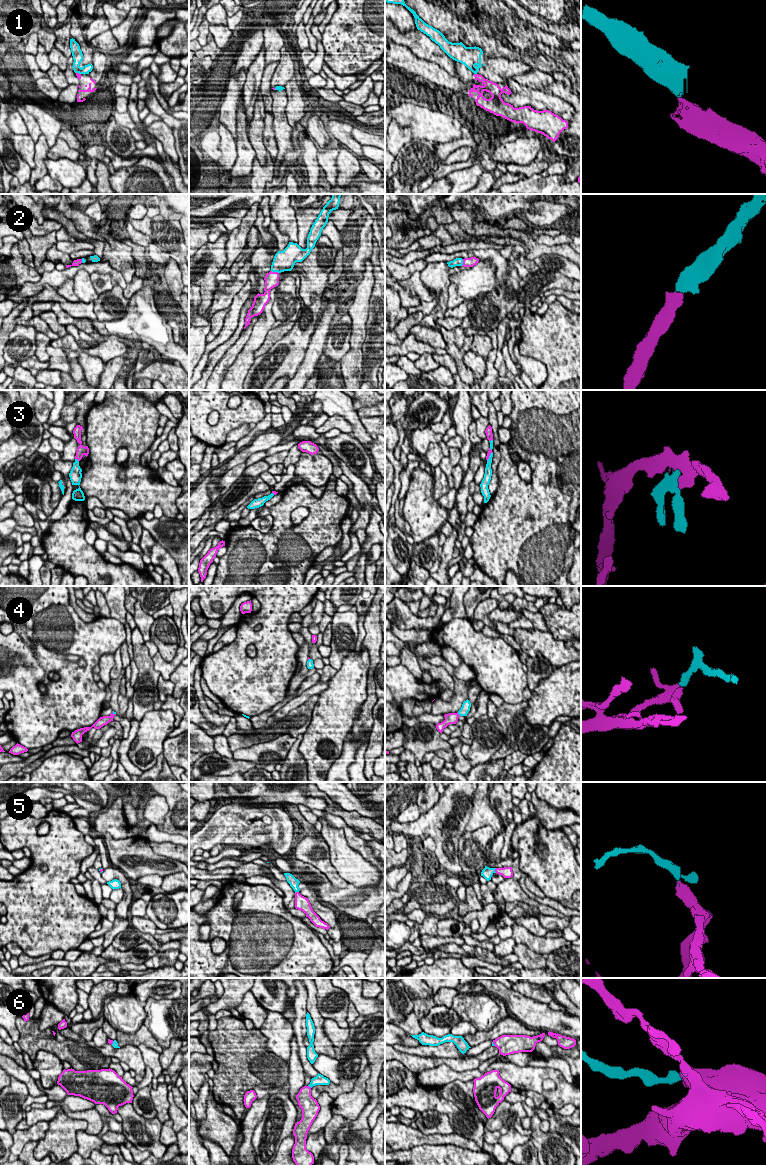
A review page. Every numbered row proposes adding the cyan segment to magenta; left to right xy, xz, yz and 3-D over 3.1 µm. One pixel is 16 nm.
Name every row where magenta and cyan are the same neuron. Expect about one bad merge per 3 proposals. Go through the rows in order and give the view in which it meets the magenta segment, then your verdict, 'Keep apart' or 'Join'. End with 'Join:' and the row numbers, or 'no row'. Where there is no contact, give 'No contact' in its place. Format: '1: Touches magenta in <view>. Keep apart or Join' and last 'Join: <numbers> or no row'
1: Touches magenta in yz. Keep apart
2: Touches magenta in xz. Join
3: Touches magenta in xy. Join
4: Touches magenta in yz. Join
5: Touches magenta in yz. Join
6: Touches magenta in xz. Join
Join: 2, 3, 4, 5, 6

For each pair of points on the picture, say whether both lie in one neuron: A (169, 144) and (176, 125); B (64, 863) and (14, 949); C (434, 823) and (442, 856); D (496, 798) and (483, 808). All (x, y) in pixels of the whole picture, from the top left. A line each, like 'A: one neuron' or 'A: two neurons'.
A: two neurons
B: two neurons
C: one neuron
D: two neurons

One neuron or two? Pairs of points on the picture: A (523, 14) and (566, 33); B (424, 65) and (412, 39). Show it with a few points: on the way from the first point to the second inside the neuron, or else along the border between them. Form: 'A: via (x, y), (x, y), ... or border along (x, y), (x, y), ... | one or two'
A: via (534, 20), (545, 27), (555, 28) | one
B: border along (402, 45), (417, 56), (433, 61), (443, 68) | two

